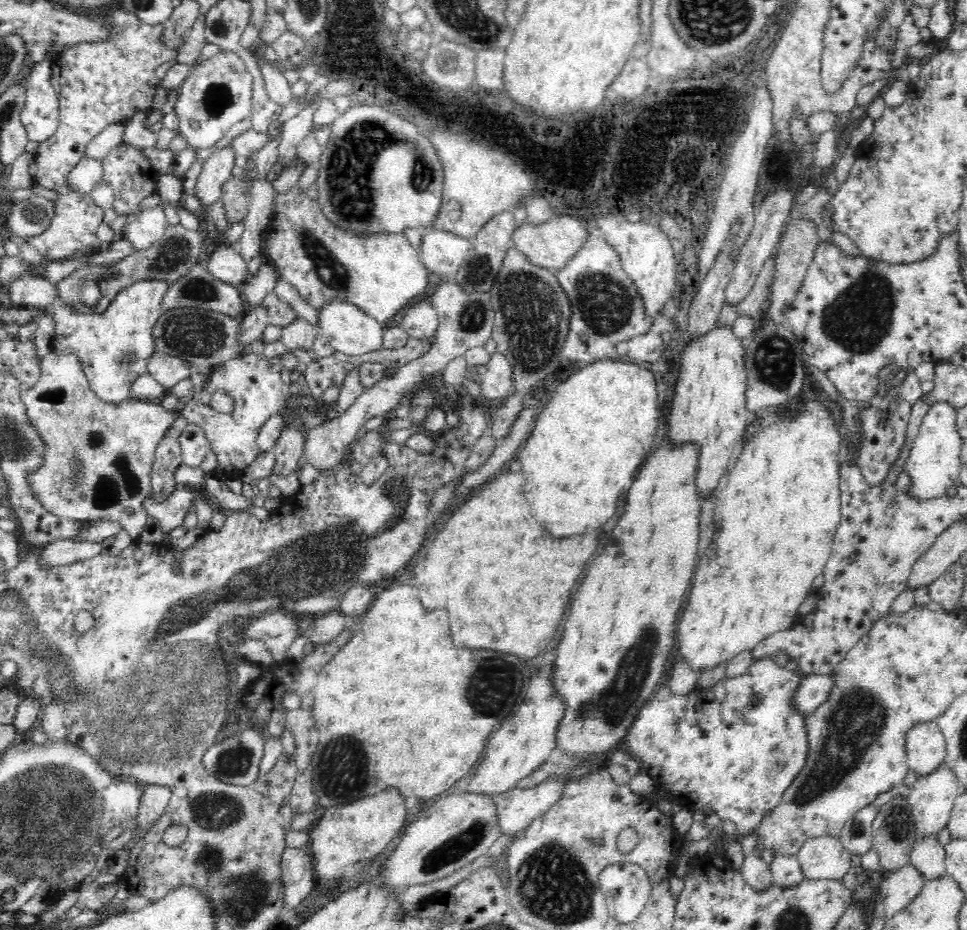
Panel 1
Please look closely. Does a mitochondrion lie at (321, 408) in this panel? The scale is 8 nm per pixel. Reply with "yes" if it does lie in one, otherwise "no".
no

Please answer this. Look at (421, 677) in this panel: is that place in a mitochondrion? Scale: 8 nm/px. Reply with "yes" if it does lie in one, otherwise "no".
no

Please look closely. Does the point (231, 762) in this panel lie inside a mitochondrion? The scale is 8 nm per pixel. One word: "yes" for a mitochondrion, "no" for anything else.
yes

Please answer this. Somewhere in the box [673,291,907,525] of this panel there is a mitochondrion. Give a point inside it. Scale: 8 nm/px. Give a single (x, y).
(775, 359)

